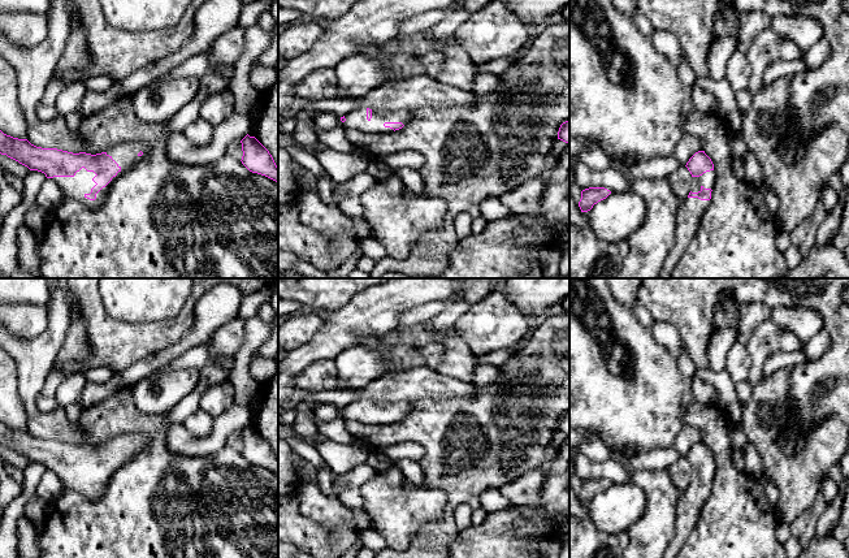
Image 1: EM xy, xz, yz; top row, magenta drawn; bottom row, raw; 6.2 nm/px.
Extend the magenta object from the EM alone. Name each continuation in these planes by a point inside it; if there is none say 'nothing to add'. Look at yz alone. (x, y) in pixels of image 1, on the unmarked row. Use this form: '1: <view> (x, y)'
1: yz (707, 471)

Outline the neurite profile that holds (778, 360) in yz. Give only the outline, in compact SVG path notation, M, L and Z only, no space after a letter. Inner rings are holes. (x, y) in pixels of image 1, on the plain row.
M802 350L797 351L776 351L774 352L764 363L763 365L763 377L768 377L776 371L780 371L785 367L792 365L803 365L807 364L810 359L806 358L806 355L802 352Z

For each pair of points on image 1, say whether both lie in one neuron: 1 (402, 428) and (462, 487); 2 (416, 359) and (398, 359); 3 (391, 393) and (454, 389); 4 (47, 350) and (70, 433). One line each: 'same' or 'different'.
1: same
2: same
3: same
4: same

